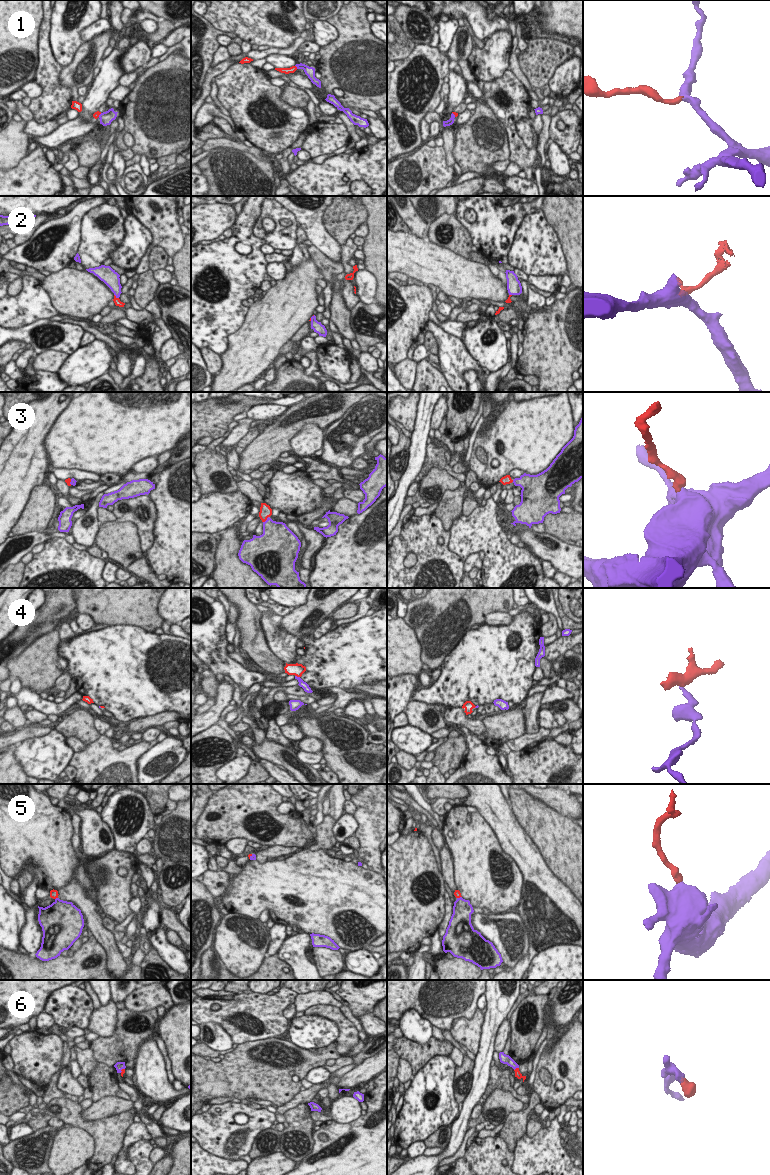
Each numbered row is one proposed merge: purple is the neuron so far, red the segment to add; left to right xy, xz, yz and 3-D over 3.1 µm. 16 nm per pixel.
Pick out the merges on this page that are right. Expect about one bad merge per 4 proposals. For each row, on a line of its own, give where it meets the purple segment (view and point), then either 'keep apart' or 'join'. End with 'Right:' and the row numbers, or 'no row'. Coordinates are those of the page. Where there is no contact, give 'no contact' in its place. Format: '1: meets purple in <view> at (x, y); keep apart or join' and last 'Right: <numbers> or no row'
1: meets purple in xz at (296, 66); join
2: meets purple in xy at (116, 296); join
3: meets purple in xz at (267, 519); join
4: meets purple in xz at (296, 676); join
5: meets purple in xy at (56, 898); join
6: meets purple in yz at (516, 1067); join
Right: 1, 2, 3, 4, 5, 6

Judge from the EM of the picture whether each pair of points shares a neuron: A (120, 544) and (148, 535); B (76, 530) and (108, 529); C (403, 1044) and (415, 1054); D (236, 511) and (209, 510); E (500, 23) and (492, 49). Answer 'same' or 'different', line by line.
A: different
B: different
C: same
D: same
E: different

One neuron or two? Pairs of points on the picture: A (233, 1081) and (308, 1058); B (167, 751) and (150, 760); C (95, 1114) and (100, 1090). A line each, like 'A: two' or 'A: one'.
A: one
B: one
C: two

